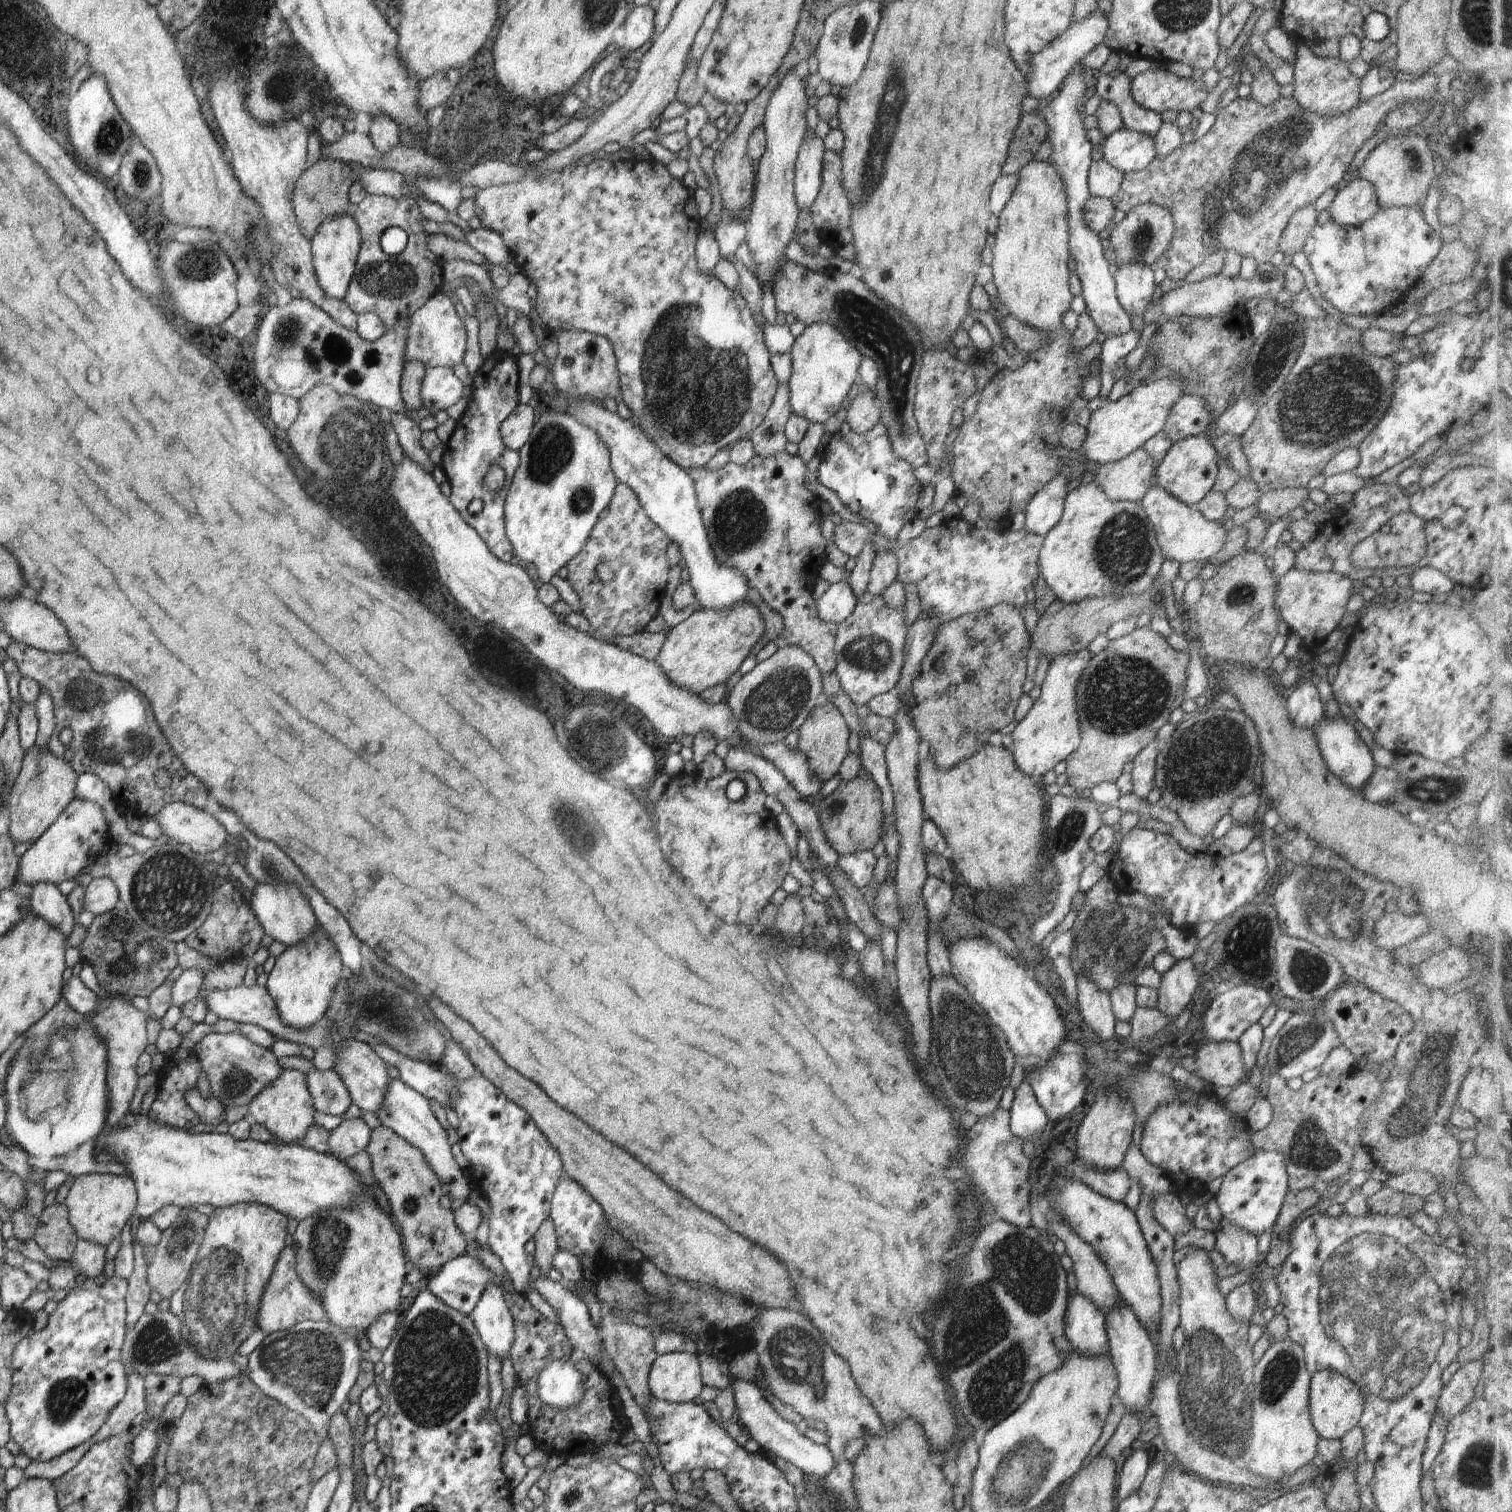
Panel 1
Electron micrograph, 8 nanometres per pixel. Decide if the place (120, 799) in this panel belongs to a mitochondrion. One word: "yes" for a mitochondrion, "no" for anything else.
no

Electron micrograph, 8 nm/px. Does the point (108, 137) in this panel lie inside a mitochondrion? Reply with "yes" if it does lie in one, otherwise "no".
yes

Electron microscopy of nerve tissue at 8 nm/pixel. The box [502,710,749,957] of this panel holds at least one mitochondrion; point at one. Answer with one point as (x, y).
(572, 817)

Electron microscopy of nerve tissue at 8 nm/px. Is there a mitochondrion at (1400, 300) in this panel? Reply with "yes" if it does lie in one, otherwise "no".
no

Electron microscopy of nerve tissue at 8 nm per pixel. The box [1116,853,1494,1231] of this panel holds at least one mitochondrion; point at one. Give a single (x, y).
(1430, 1074)

